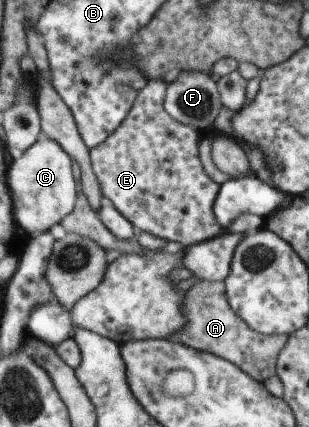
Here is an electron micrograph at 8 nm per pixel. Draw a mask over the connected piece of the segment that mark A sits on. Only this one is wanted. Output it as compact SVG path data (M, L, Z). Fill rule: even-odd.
M223 281L196 282L184 294L185 326L170 336L168 340L212 352L212 354L236 364L236 368L240 368L242 372L261 383L274 374L279 352L287 342L286 335L265 335L250 330L228 304Z

